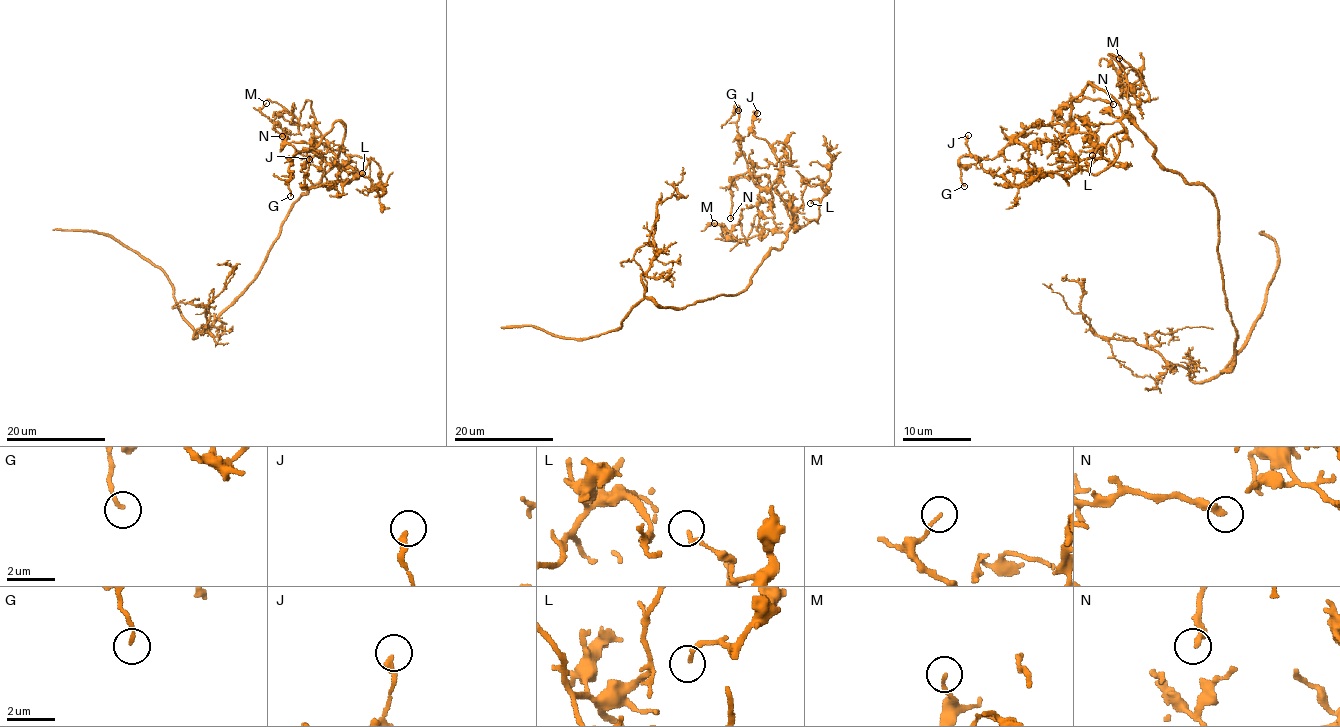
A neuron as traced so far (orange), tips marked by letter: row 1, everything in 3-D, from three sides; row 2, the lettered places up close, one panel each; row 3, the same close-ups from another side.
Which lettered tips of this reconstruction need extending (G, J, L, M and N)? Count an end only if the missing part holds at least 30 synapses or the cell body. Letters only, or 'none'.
none

